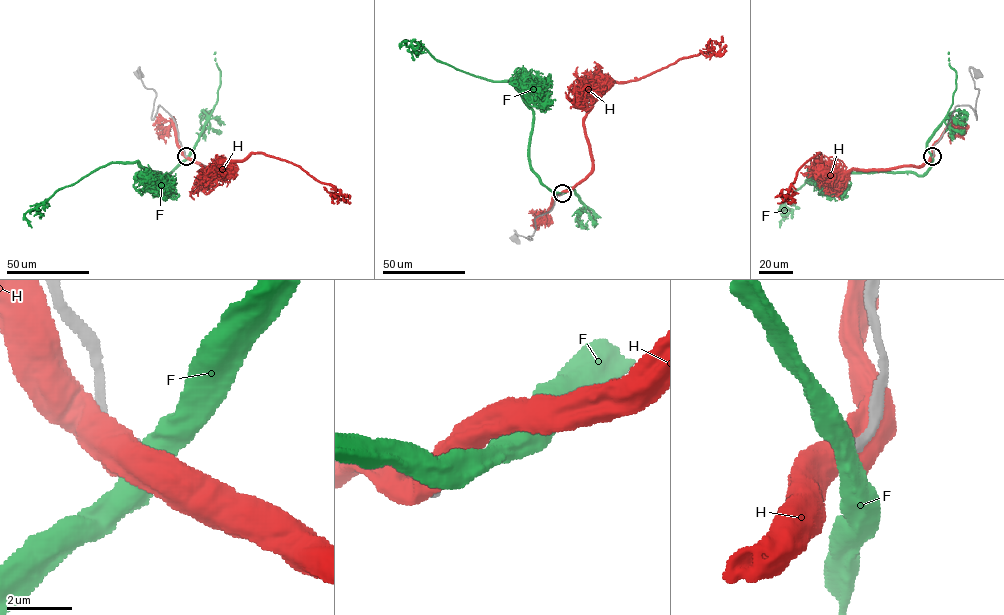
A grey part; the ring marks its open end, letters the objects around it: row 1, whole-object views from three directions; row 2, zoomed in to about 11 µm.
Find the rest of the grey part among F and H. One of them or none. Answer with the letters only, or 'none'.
none

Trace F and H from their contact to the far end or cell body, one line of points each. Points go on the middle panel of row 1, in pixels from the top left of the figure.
F: (563, 193), (550, 190), (531, 167), (533, 109), (512, 82), (457, 70), (417, 42), (400, 44), (407, 41)
H: (561, 193), (591, 171), (584, 118), (603, 78), (640, 79), (710, 49), (717, 53), (722, 36)

